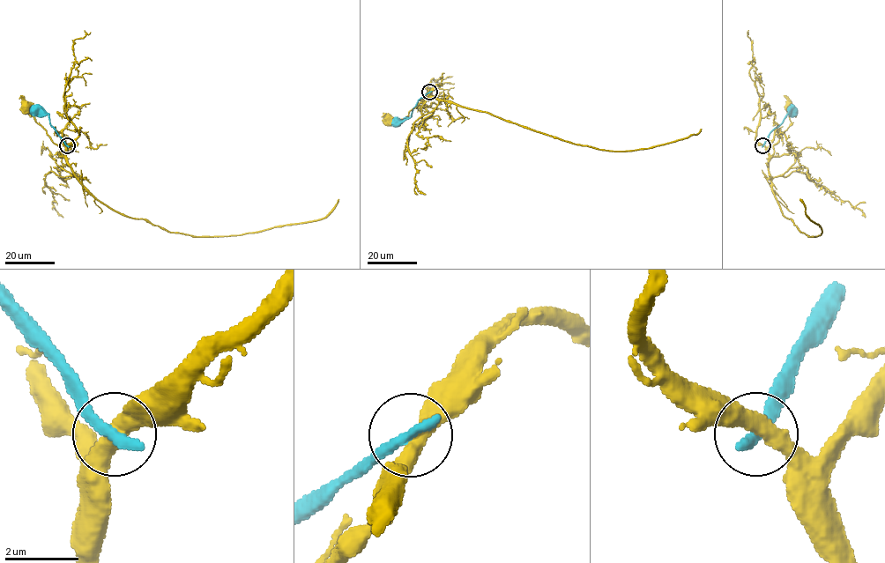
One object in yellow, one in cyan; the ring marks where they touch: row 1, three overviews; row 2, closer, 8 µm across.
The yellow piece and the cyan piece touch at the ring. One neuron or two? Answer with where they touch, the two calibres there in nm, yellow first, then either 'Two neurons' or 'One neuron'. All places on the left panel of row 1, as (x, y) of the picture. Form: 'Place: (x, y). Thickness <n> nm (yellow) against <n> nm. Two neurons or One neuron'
Place: (67, 145). Thickness 440 nm (yellow) against 400 nm. Two neurons

